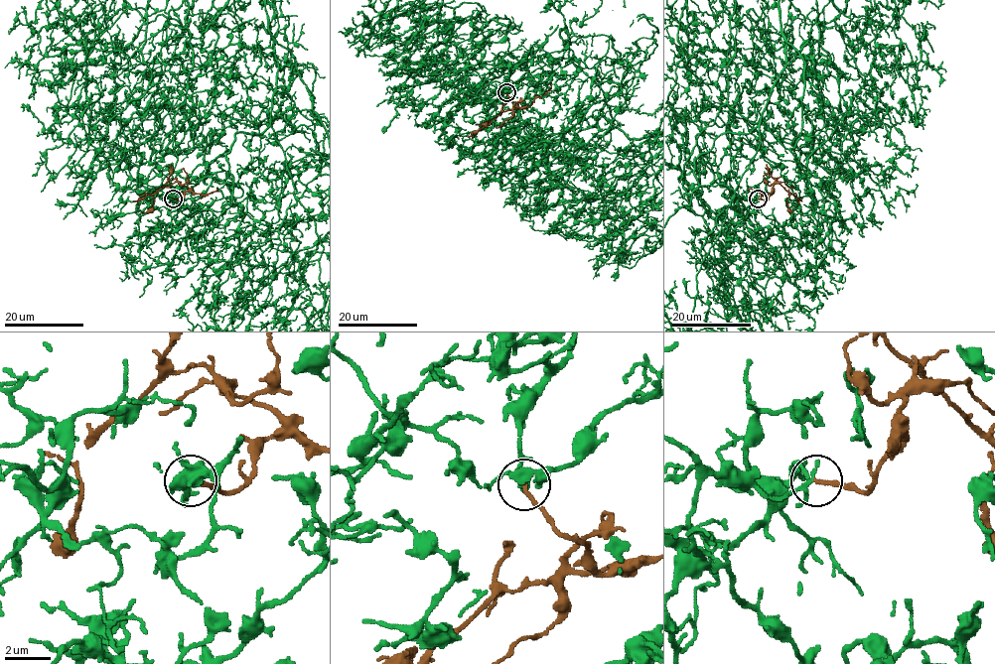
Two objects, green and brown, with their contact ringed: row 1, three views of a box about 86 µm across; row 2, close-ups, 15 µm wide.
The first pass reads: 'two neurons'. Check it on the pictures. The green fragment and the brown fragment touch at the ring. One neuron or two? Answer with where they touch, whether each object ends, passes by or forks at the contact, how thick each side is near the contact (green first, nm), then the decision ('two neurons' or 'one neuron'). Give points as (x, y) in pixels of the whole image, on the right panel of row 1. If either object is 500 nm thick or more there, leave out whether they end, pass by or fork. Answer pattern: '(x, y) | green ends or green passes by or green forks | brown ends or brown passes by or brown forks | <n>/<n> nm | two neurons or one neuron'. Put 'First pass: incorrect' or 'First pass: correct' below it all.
(758, 199) | green passes by | brown ends | 150/170 nm | one neuron
First pass: incorrect

